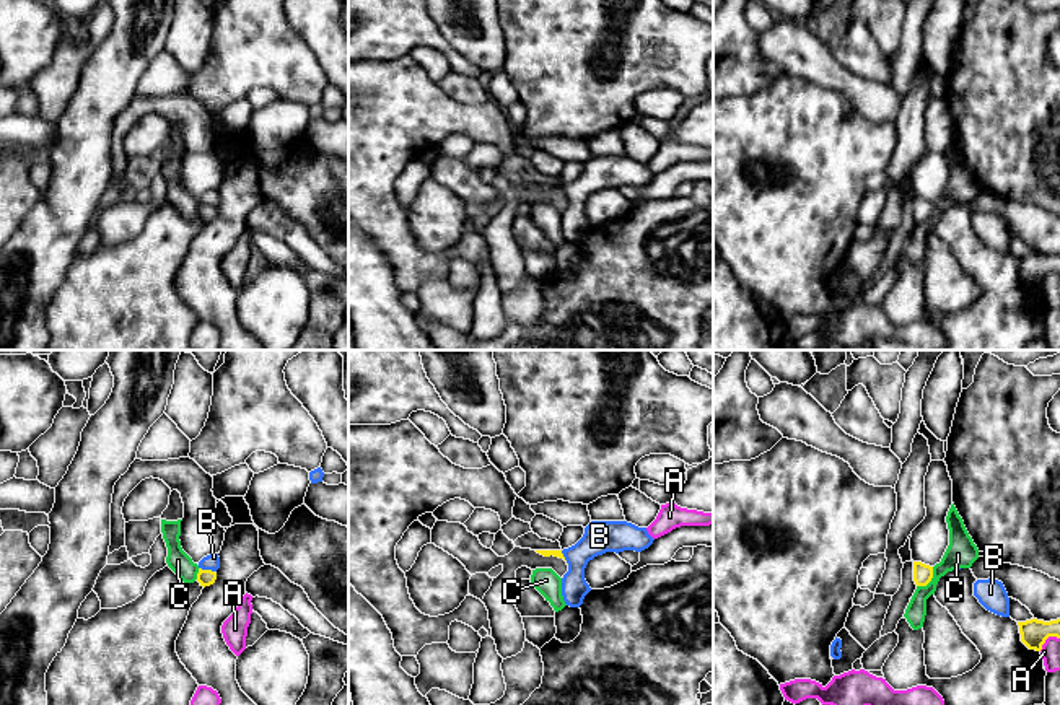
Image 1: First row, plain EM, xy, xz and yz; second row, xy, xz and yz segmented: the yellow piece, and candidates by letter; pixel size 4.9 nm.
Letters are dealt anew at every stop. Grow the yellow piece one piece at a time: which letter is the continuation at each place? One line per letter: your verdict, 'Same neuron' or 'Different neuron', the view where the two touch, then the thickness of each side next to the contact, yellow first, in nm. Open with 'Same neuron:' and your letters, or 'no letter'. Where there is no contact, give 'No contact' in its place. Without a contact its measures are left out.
Same neuron: no letter
A: Different neuron. Touches yellow in yz. Thickness 130 nm (yellow) against 100 nm
B: Different neuron. Touches yellow in xy. Thickness 80 nm (yellow) against 80 nm
C: Different neuron. Touches yellow in yz. Thickness 100 nm (yellow) against 150 nm

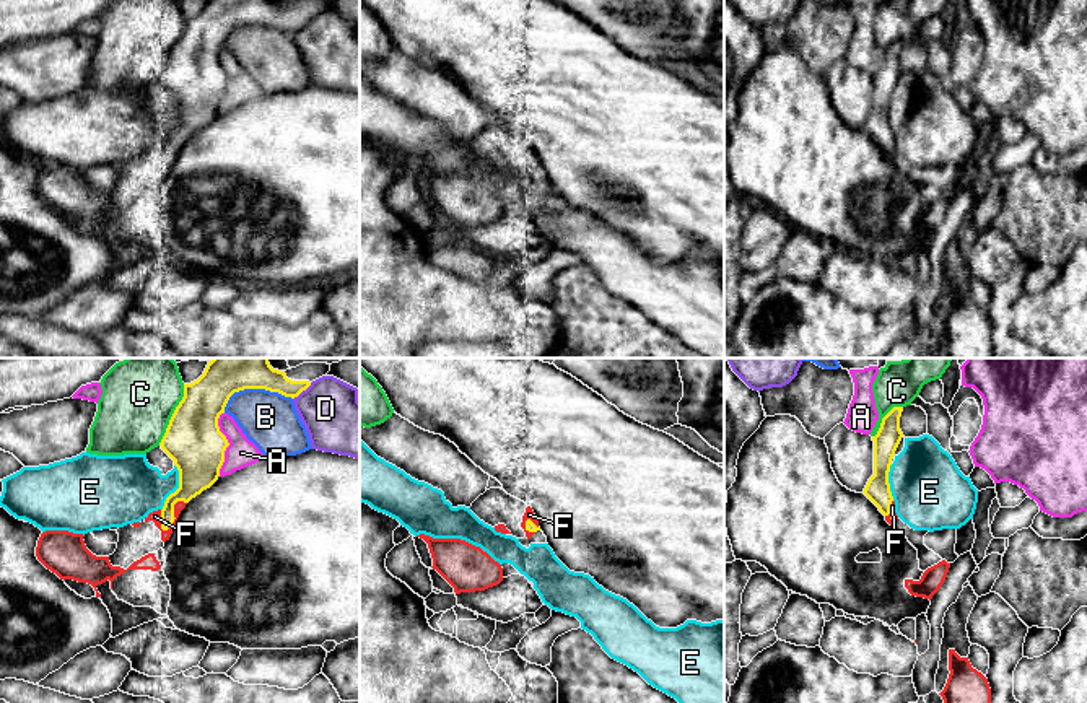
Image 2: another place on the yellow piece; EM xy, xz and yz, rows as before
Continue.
Same neuron: F
A: Different neuron. Touches yellow in xy. Thickness 280 nm (yellow) against 140 nm
B: Different neuron. Touches yellow in xy. Thickness 280 nm (yellow) against 280 nm
C: Different neuron. Touches yellow in xy. Thickness 280 nm (yellow) against 380 nm
D: Different neuron. Touches yellow in xy. Thickness 160 nm (yellow) against 300 nm
E: Different neuron. Touches yellow in xy. Thickness 280 nm (yellow) against 320 nm
F: Same neuron. Touches yellow in xy. Thickness 190 nm (yellow) against 60 nm

